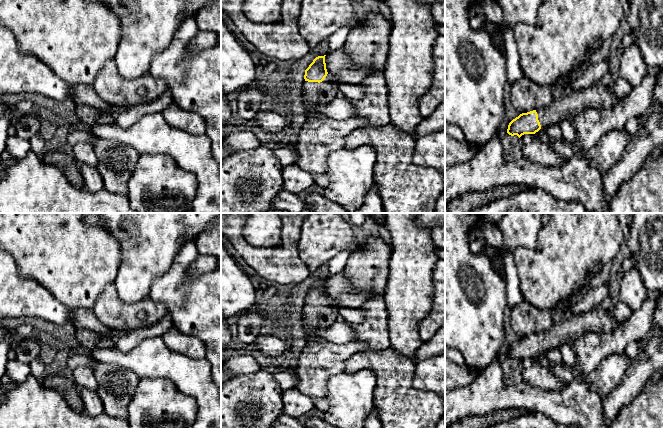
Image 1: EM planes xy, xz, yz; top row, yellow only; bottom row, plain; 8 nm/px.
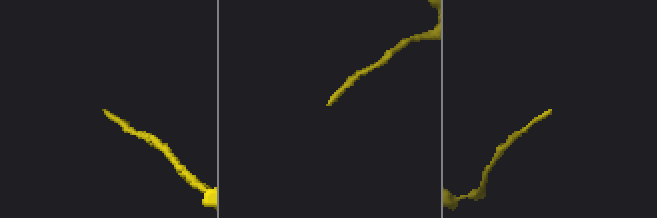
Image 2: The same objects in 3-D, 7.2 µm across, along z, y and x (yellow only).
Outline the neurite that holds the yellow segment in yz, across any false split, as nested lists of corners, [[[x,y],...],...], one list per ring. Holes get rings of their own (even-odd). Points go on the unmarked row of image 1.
[[[594,308],[584,313],[572,314],[559,323],[553,323],[546,331],[520,338],[509,347],[507,357],[519,362],[524,358],[535,358],[541,352],[560,348],[563,344],[573,345],[587,332],[615,331],[623,324],[608,310]]]

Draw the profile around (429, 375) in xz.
[[[445,353],[415,363],[412,385],[437,393],[445,404]]]

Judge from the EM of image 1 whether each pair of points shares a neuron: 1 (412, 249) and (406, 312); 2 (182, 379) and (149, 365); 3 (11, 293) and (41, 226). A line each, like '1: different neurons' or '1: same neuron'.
1: same neuron
2: same neuron
3: different neurons

